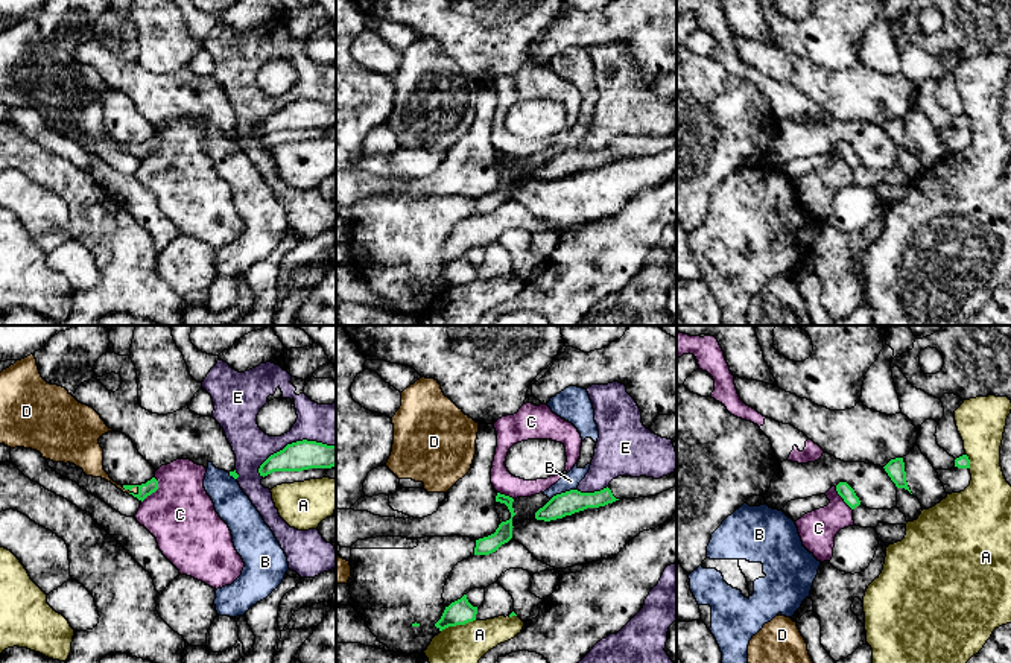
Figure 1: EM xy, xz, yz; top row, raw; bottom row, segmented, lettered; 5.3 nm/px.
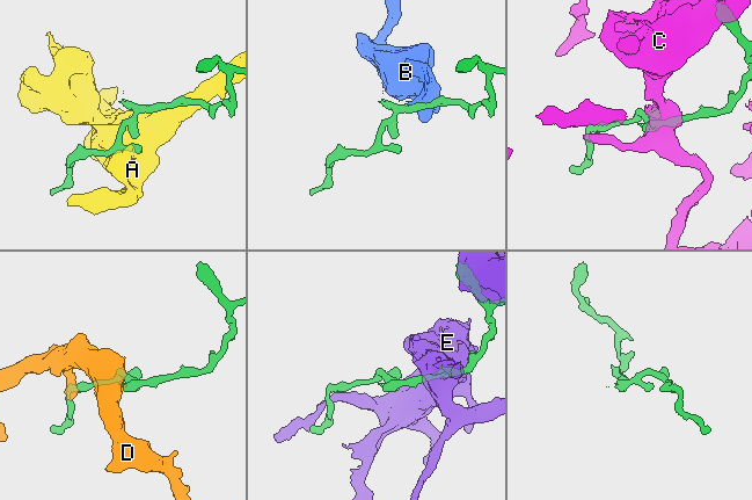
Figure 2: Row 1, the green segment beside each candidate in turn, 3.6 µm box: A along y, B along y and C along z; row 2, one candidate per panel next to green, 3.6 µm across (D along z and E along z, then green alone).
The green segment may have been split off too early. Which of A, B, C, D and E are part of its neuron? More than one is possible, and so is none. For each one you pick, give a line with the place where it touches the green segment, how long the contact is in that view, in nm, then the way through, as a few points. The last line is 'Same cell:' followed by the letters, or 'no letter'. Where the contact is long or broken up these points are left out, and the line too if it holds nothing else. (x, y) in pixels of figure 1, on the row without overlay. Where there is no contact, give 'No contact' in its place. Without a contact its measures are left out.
D: Touches green at xy (131, 152). Shared border 100 nm. Path across: xy (145, 149), (131, 152), (114, 143), (93, 125)
Same cell: D

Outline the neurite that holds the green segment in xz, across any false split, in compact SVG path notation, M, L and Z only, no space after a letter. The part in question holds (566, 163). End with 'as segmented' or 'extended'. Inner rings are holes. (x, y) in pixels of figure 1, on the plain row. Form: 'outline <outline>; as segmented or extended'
outline M608 146L594 152L581 152L578 149L570 149L553 155L543 167L535 172L535 178L550 181L572 175L587 167L605 166L616 160L619 158L613 155Z; as segmented

